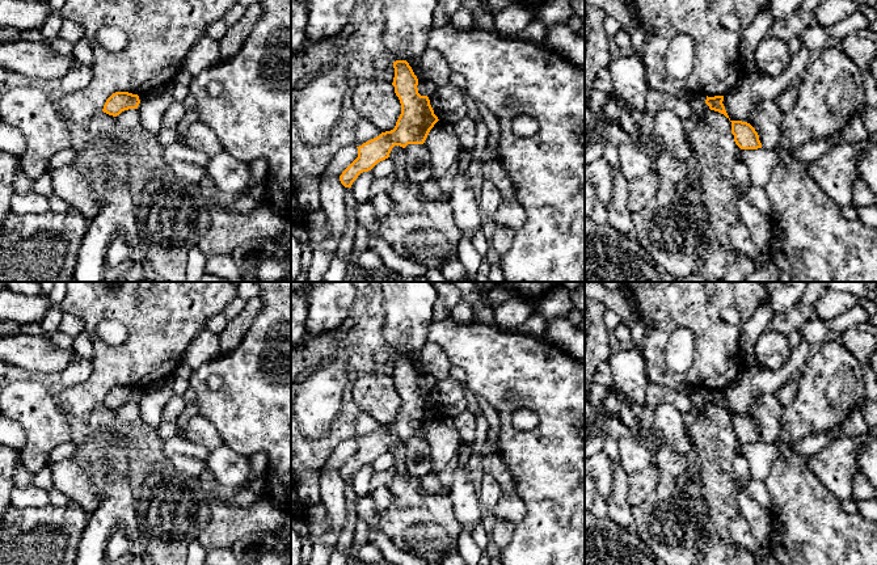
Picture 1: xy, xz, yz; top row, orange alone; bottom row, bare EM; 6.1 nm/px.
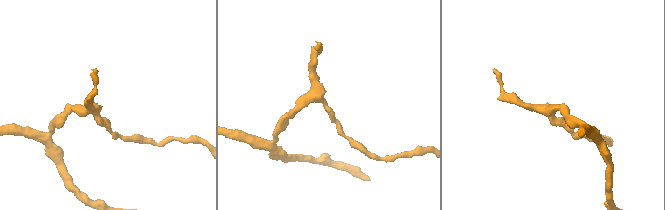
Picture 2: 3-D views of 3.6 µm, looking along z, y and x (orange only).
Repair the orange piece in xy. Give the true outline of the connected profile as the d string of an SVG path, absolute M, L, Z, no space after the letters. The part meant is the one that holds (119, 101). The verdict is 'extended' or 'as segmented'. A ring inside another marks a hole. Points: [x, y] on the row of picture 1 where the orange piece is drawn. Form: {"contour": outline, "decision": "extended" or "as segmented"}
{"contour": "M115 92L105 102L102 111L117 117L128 109L138 109L140 104L139 96L128 92Z", "decision": "as segmented"}

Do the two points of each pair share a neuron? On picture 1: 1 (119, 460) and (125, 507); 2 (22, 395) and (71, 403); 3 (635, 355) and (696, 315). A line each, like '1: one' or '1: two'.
1: one
2: two
3: two

